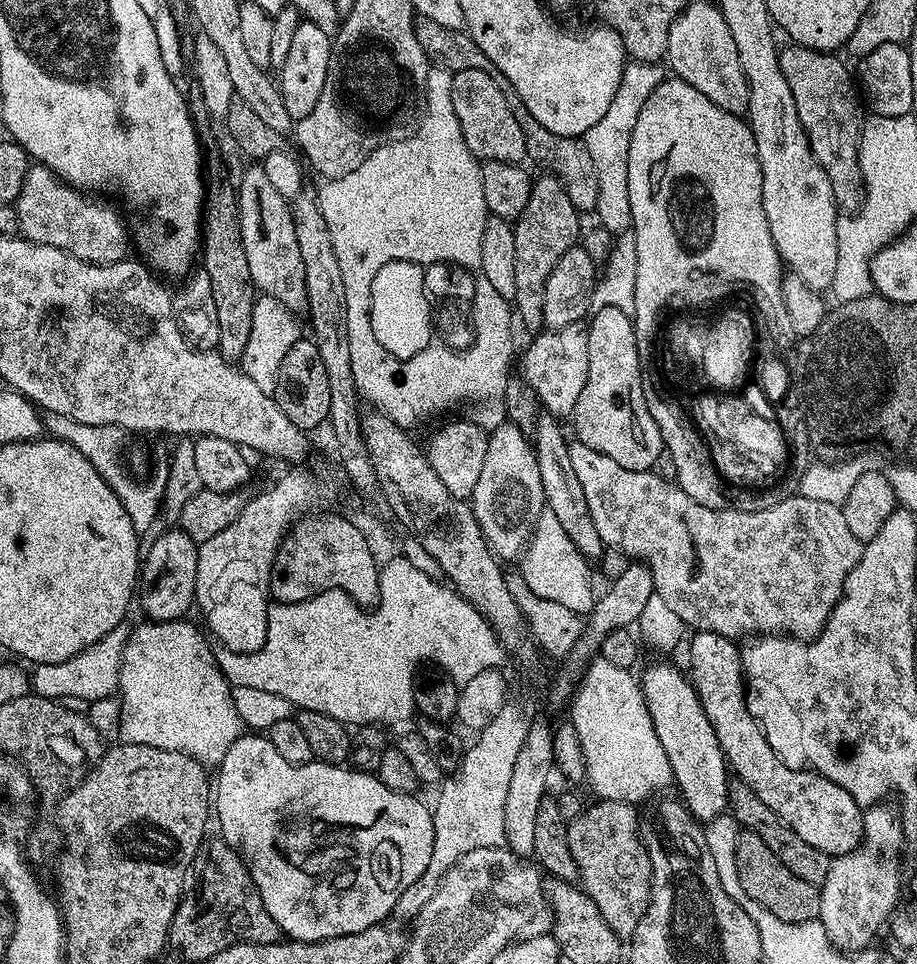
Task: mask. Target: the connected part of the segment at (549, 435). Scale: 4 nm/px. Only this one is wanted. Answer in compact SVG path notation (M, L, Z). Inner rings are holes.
M540 414L536 417L534 447L538 458L538 474L542 474L544 503L547 511L552 512L554 518L558 518L562 530L566 530L570 542L578 546L585 560L596 562L603 555L606 545L602 542L590 518L590 506L586 506L586 493L578 483L578 477L574 474L574 466L570 466L569 441L564 440L564 432L560 429L560 424L561 421L551 414Z

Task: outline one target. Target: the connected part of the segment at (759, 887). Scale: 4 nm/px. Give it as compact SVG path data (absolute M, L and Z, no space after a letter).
M742 830L738 834L734 862L738 866L738 882L742 882L742 890L746 890L746 894L750 894L750 898L754 898L754 902L758 902L758 906L766 906L766 910L770 914L782 918L782 922L797 924L819 917L819 887L810 882L802 882L802 878L798 878L798 874L790 874L790 870L786 870L786 866L782 866L782 862L774 854L774 850L770 850L770 846L766 846L766 842L762 842L762 838L758 838L758 834L747 830Z

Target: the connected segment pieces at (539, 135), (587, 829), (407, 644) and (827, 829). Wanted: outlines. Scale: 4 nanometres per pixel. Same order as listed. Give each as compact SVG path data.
M493 71L492 77L494 82L498 82L498 90L502 90L502 95L506 98L506 102L514 114L514 119L518 121L518 126L522 126L522 138L526 138L526 150L528 151L527 159L541 164L544 167L541 169L545 173L551 174L559 180L570 198L570 202L576 207L577 213L585 214L584 212L590 211L591 208L595 209L600 198L600 177L596 170L594 154L584 145L583 139L546 130L546 126L542 126L542 122L538 122L538 118L534 118L534 114L530 114L530 110L526 110L522 98L518 98L514 86L510 86L510 82L506 82L502 73Z
M600 800L596 804L589 803L578 818L568 825L568 841L570 854L578 866L579 887L598 906L598 914L606 922L606 926L621 938L630 938L648 908L648 899L652 896L652 863L648 857L645 837L640 836L640 820L636 817L637 809L631 804L623 804L620 800Z
M397 558L388 565L380 568L380 594L378 603L371 610L365 610L356 601L351 600L342 590L331 588L322 594L318 594L309 600L303 600L297 604L278 604L269 603L268 606L268 633L266 634L265 644L257 652L245 655L243 658L232 652L225 651L219 657L218 663L220 672L224 679L228 681L232 688L236 687L254 687L257 690L266 690L272 694L278 694L288 700L289 705L306 712L321 712L330 718L339 720L345 726L385 726L384 724L396 724L399 720L408 720L414 716L416 703L412 697L412 684L416 681L418 669L424 665L434 666L434 658L437 662L444 662L452 668L468 668L468 670L486 670L487 668L503 669L505 667L506 653L504 650L498 650L499 644L494 644L492 640L474 640L474 624L476 624L476 614L467 605L456 600L458 594L447 583L439 579L431 580L422 569L416 564L411 564L405 558Z
M696 632L693 637L686 644L688 664L692 667L692 689L702 702L702 710L706 710L706 718L710 718L710 726L714 726L729 769L746 782L746 786L750 786L750 790L754 790L754 794L758 794L758 798L762 798L762 802L766 802L766 806L770 806L777 818L794 830L802 842L814 846L814 850L829 856L846 846L858 825L857 813L846 798L834 790L830 778L811 770L786 766L778 754L770 750L770 742L766 742L748 709L746 681L740 667L741 649L736 648L737 641L713 632Z

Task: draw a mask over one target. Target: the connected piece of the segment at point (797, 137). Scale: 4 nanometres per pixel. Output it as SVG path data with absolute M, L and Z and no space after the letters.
M740 26L732 34L748 83L746 123L754 134L756 155L761 160L762 206L766 210L766 222L770 226L770 238L774 242L776 253L790 269L791 275L797 276L814 290L826 290L830 286L834 267L834 222L838 215L838 192L824 167L814 158L812 148L808 144L808 136L798 118L798 106L794 106L794 94L790 94L790 82L786 82L786 74L782 74L778 40L769 39L771 32L773 29L768 26Z

